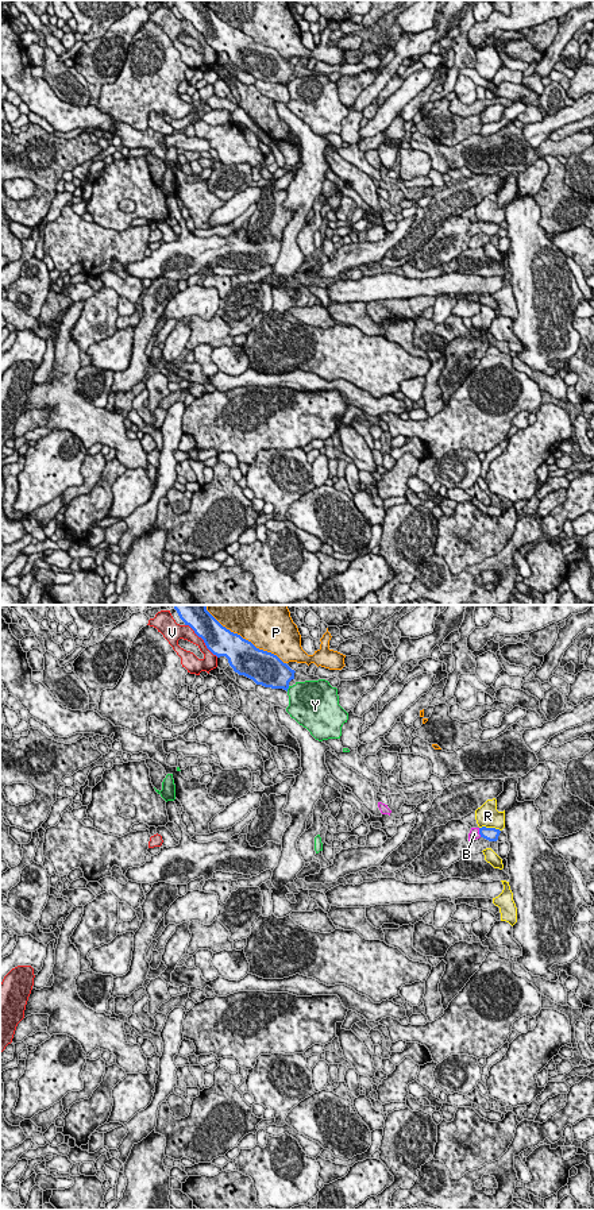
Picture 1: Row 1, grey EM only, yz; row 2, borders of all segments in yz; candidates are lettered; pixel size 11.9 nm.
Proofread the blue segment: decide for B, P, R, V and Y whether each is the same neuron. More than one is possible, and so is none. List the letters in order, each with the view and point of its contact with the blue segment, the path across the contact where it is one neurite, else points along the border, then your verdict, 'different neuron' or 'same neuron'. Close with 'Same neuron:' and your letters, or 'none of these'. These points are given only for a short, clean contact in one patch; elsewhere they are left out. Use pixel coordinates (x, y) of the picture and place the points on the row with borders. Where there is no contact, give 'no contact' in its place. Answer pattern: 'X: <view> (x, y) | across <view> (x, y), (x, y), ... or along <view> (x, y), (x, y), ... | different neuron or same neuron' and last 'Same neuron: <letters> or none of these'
B: yz (479, 832) | across yz (489, 833), (479, 832), (474, 833) | same neuron
P: yz (245, 639) | different neuron
R: yz (490, 828) | different neuron
V: yz (203, 639) | different neuron
Y: yz (288, 688) | different neuron
Same neuron: B

